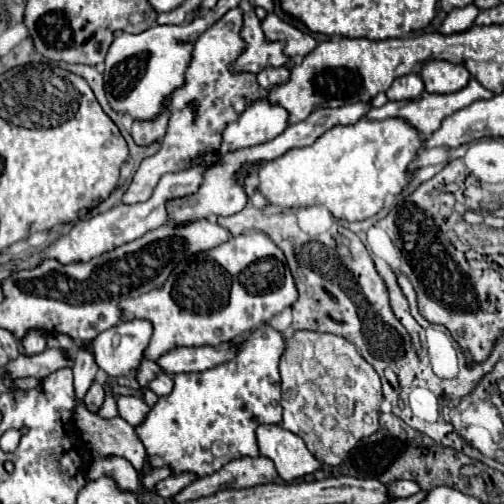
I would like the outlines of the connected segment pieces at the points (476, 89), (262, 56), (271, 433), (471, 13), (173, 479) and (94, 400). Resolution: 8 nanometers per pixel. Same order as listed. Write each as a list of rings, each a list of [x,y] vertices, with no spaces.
[[[475,78],[469,80],[469,84],[465,88],[461,88],[459,92],[453,92],[453,94],[429,94],[429,92],[423,92],[419,98],[415,100],[399,100],[399,102],[393,102],[389,100],[385,106],[381,108],[371,108],[367,112],[365,118],[369,120],[385,120],[385,118],[401,118],[405,120],[407,124],[411,124],[423,138],[427,138],[431,132],[435,132],[439,126],[441,126],[441,120],[445,116],[451,116],[453,112],[461,110],[461,108],[467,108],[469,104],[473,104],[475,100],[483,100],[483,98],[491,98],[493,92],[483,88]]]
[[[243,4],[245,8],[245,24],[241,30],[241,38],[247,42],[243,54],[237,58],[237,62],[231,66],[233,72],[253,72],[257,74],[259,70],[267,68],[267,66],[283,66],[287,62],[287,56],[283,54],[283,44],[281,42],[267,42],[261,26],[259,26],[259,18],[253,12],[251,4]]]
[[[261,424],[257,428],[257,444],[261,456],[271,458],[279,476],[287,482],[321,468],[321,462],[315,460],[305,442],[279,424]]]
[[[469,4],[465,8],[457,8],[457,10],[451,10],[445,18],[445,22],[441,24],[439,32],[441,34],[453,34],[453,32],[463,32],[467,28],[473,26],[473,20],[475,16],[479,14],[479,10],[475,8],[475,4]]]
[[[181,472],[179,476],[171,474],[167,480],[161,480],[161,482],[155,486],[155,490],[157,490],[157,494],[163,496],[163,498],[173,498],[173,496],[179,494],[187,484],[195,482],[197,478],[199,478],[199,476],[195,476],[193,472]]]
[[[93,382],[93,386],[89,388],[89,392],[85,396],[85,404],[91,412],[99,410],[99,406],[103,404],[103,386],[101,386],[101,382]]]

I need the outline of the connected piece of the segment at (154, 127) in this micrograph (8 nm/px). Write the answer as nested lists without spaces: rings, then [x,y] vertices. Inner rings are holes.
[[[163,112],[157,120],[133,122],[131,136],[133,136],[135,144],[137,146],[149,146],[149,144],[161,140],[165,136],[165,130],[167,130],[167,120],[169,120],[169,114]]]

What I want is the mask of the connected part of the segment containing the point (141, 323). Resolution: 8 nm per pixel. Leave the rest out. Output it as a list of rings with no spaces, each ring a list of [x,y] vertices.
[[[127,320],[101,332],[93,342],[89,342],[89,348],[93,350],[95,362],[101,370],[109,376],[125,376],[139,368],[151,332],[153,328],[149,320]]]

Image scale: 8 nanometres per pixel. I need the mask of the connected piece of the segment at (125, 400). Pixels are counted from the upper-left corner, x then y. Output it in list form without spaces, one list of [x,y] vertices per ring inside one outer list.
[[[119,396],[117,406],[119,406],[119,416],[127,420],[131,426],[139,426],[149,412],[149,406],[137,396]]]

